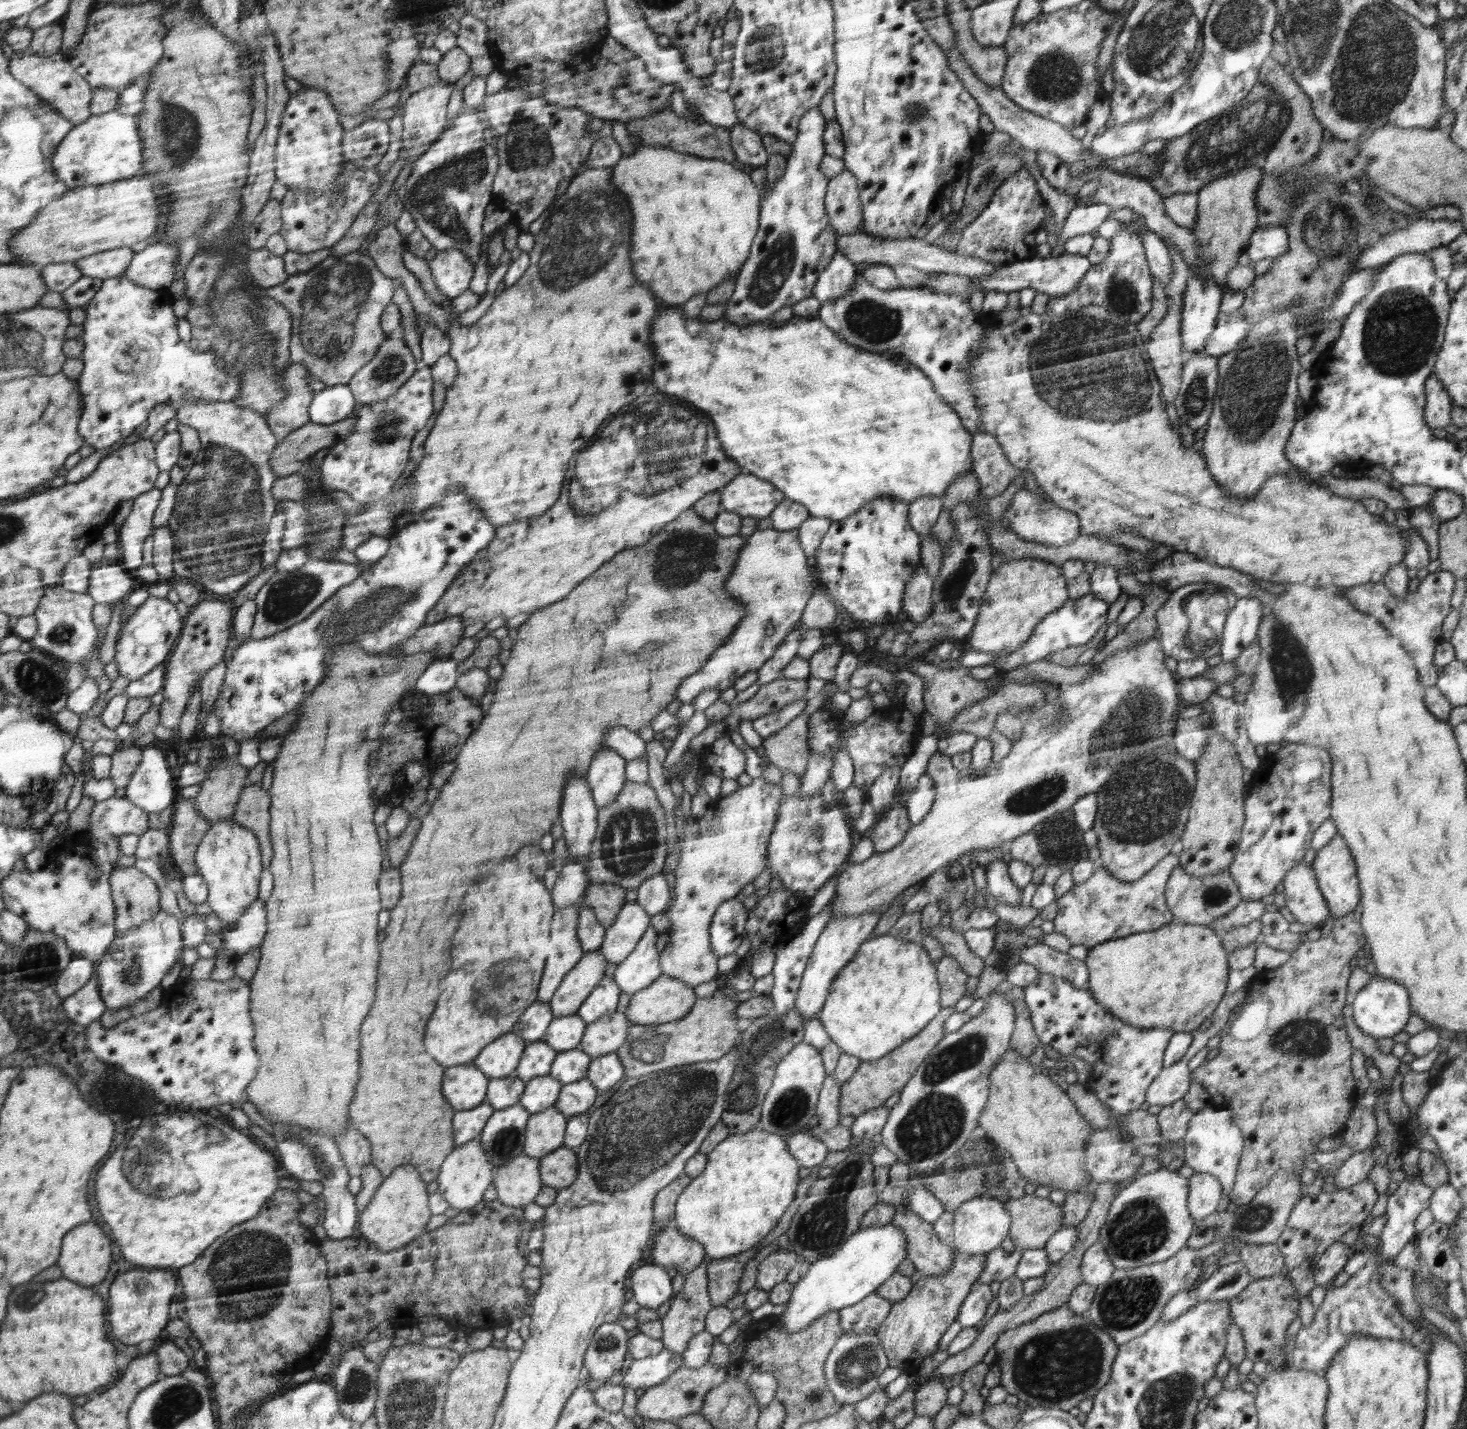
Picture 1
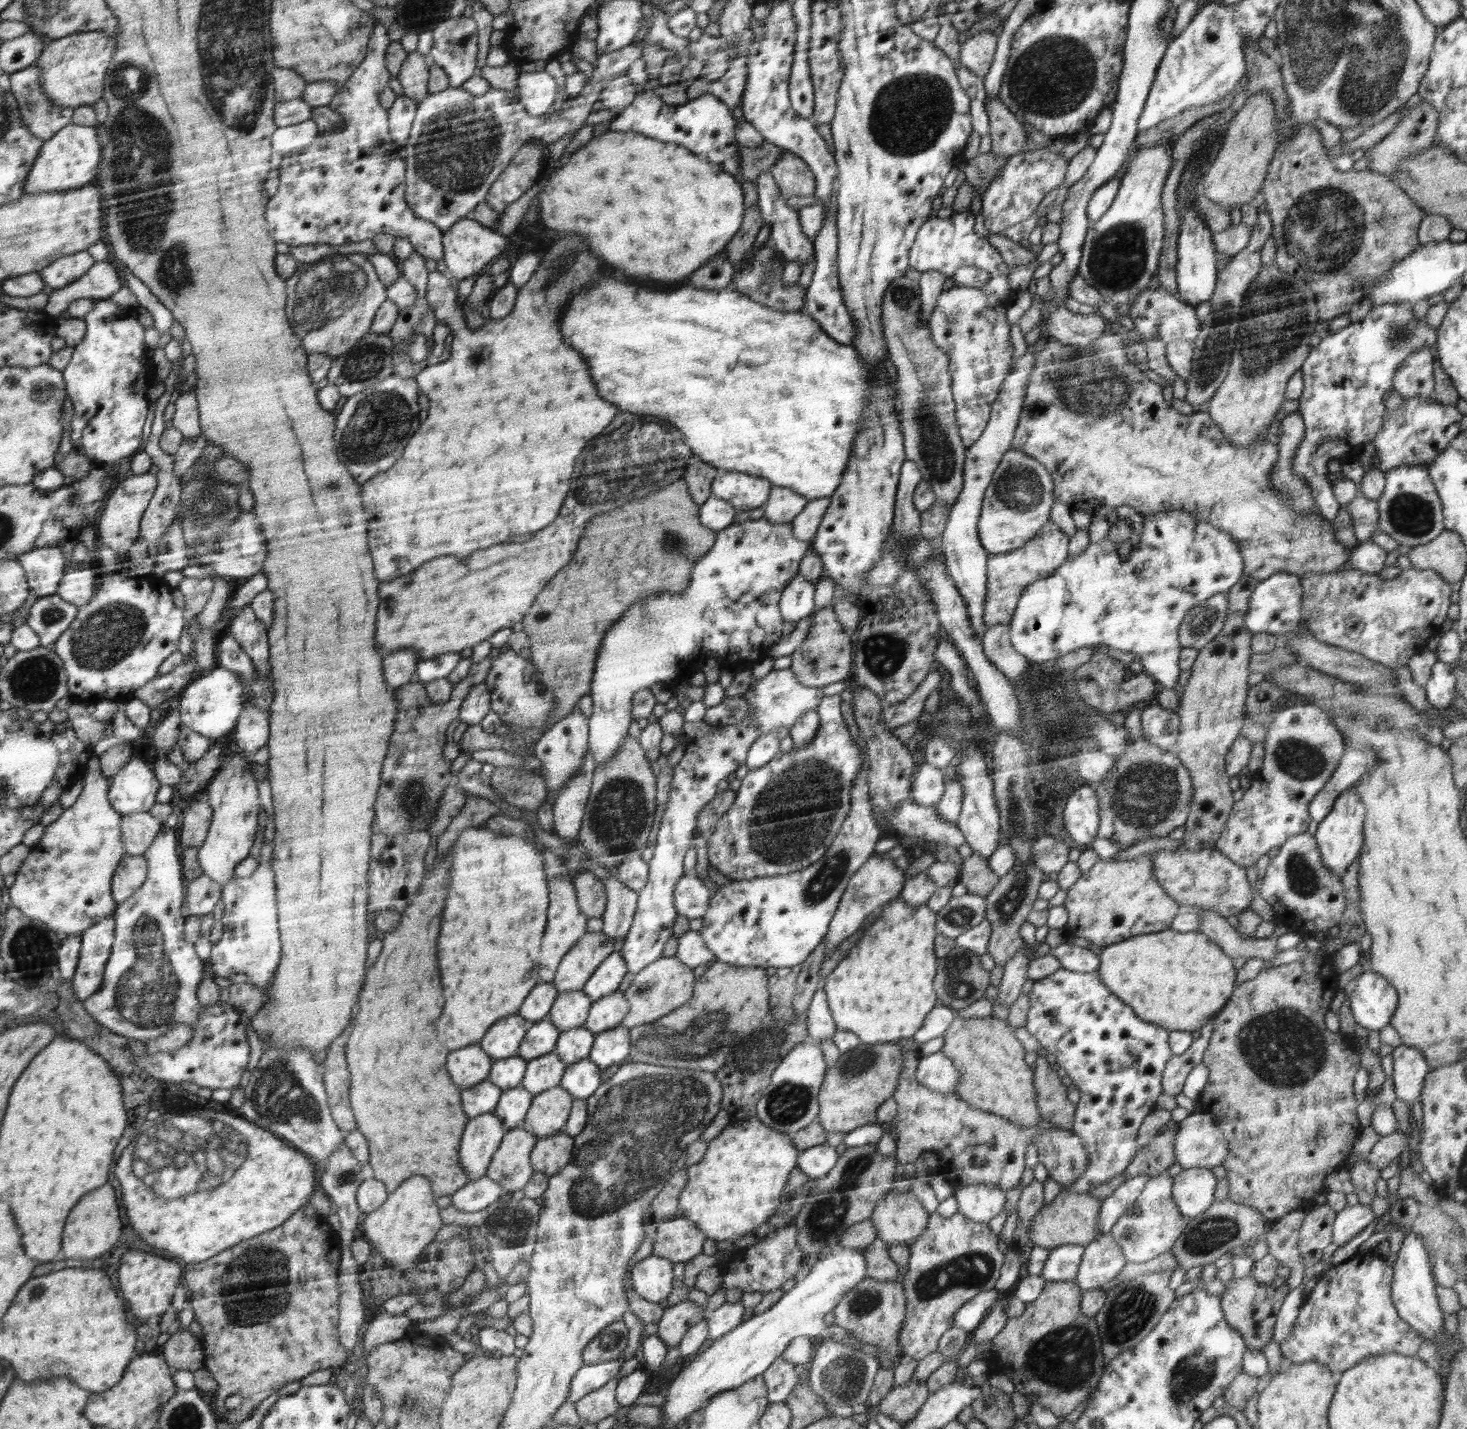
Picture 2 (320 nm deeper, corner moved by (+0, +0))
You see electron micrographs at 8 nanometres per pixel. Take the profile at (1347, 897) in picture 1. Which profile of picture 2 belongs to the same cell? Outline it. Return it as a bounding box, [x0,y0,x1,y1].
[1314,786,1364,875]

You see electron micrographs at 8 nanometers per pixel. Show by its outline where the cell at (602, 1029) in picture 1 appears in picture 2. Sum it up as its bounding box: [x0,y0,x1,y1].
[584,991,631,1034]

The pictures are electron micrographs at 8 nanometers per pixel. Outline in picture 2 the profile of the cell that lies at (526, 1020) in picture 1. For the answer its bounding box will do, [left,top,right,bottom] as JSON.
[517,982,557,1023]

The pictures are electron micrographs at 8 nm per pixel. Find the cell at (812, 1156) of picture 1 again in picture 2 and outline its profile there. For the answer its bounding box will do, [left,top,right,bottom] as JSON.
[798,1142,838,1180]

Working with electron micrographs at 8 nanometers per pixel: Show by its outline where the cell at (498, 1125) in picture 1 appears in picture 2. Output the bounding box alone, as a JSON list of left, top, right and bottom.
[493,1086,532,1130]

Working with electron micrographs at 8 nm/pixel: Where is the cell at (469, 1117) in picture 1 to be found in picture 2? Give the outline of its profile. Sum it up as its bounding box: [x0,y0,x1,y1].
[462,1080,502,1118]

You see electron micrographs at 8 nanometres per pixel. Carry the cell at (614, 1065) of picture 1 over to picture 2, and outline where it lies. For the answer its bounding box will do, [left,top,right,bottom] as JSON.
[588,1027,630,1068]

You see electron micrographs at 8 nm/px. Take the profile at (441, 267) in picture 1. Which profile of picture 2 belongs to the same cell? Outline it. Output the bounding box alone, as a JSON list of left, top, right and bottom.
[441,218,510,280]

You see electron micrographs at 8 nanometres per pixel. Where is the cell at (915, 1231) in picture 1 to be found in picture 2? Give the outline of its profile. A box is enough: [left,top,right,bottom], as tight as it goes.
[870,1192,930,1246]

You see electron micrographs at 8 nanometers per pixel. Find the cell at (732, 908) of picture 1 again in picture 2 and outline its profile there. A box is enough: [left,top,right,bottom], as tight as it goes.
[674,873,711,920]

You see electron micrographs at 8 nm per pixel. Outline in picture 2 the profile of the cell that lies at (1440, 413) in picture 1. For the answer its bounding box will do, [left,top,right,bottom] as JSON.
[1393,347,1434,399]

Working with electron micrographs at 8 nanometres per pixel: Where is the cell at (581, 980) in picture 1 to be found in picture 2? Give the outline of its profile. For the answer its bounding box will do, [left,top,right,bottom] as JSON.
[553,931,612,993]

